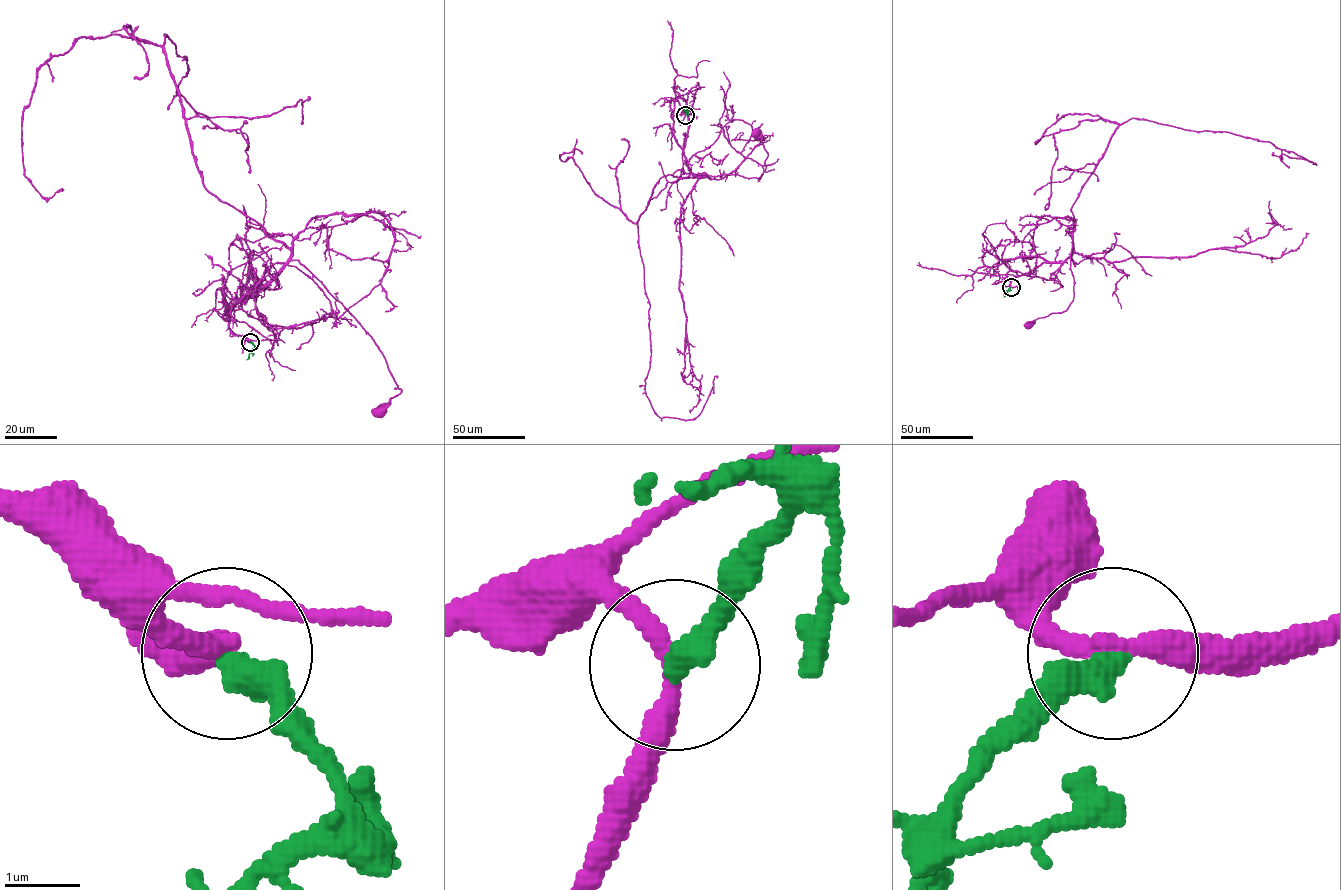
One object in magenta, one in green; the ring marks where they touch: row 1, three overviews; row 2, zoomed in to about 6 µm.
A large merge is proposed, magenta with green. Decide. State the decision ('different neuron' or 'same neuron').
different neuron

